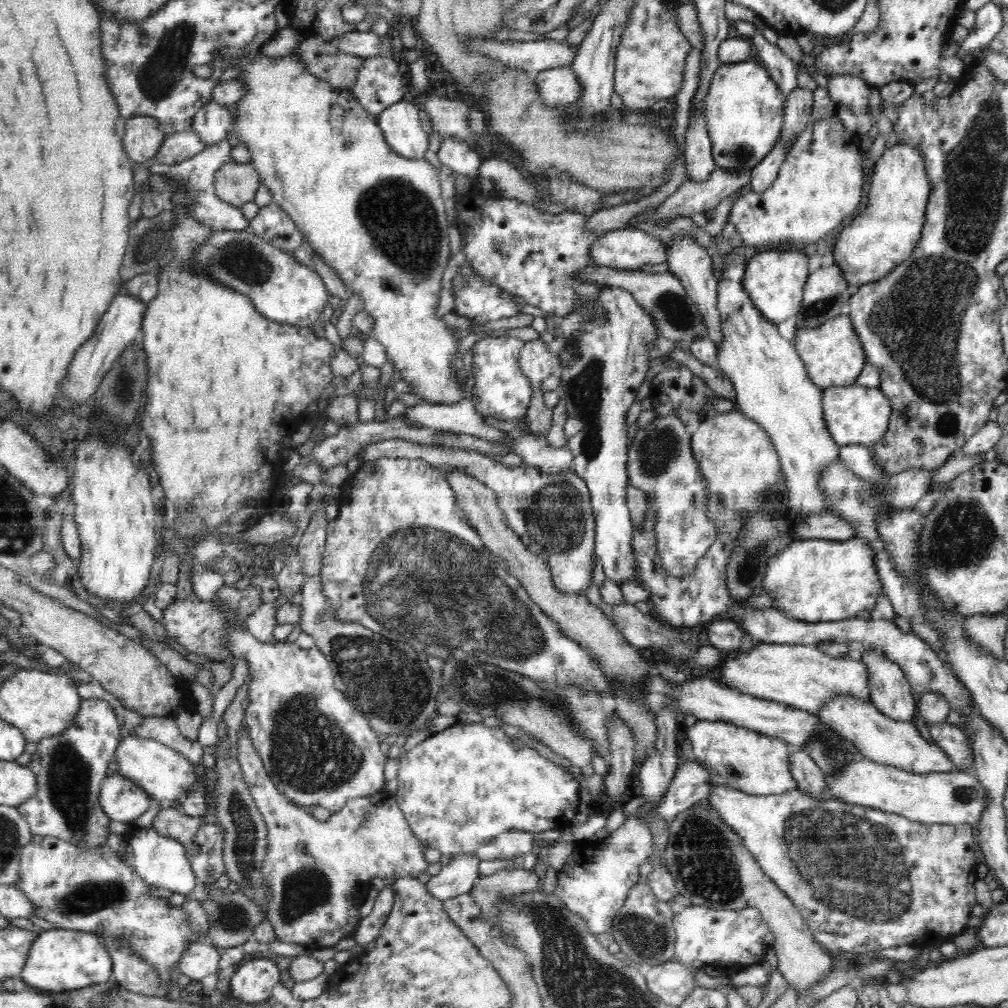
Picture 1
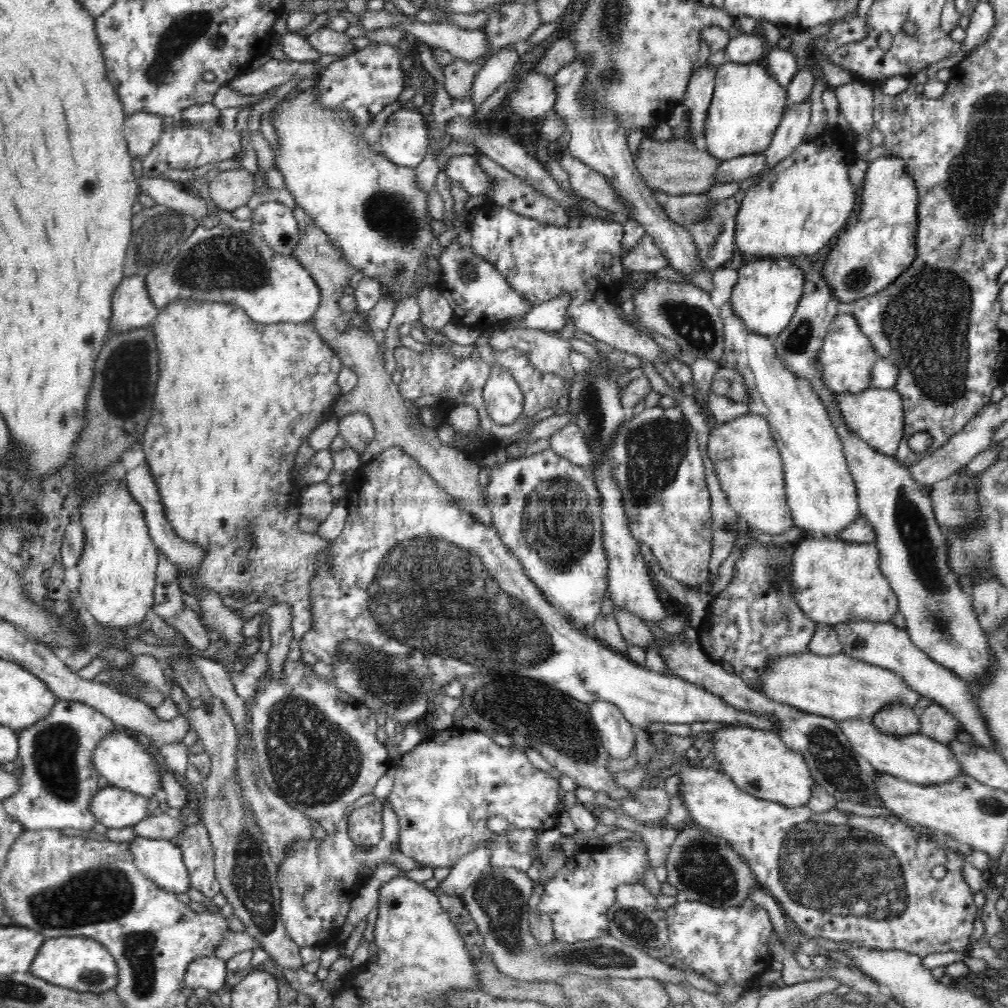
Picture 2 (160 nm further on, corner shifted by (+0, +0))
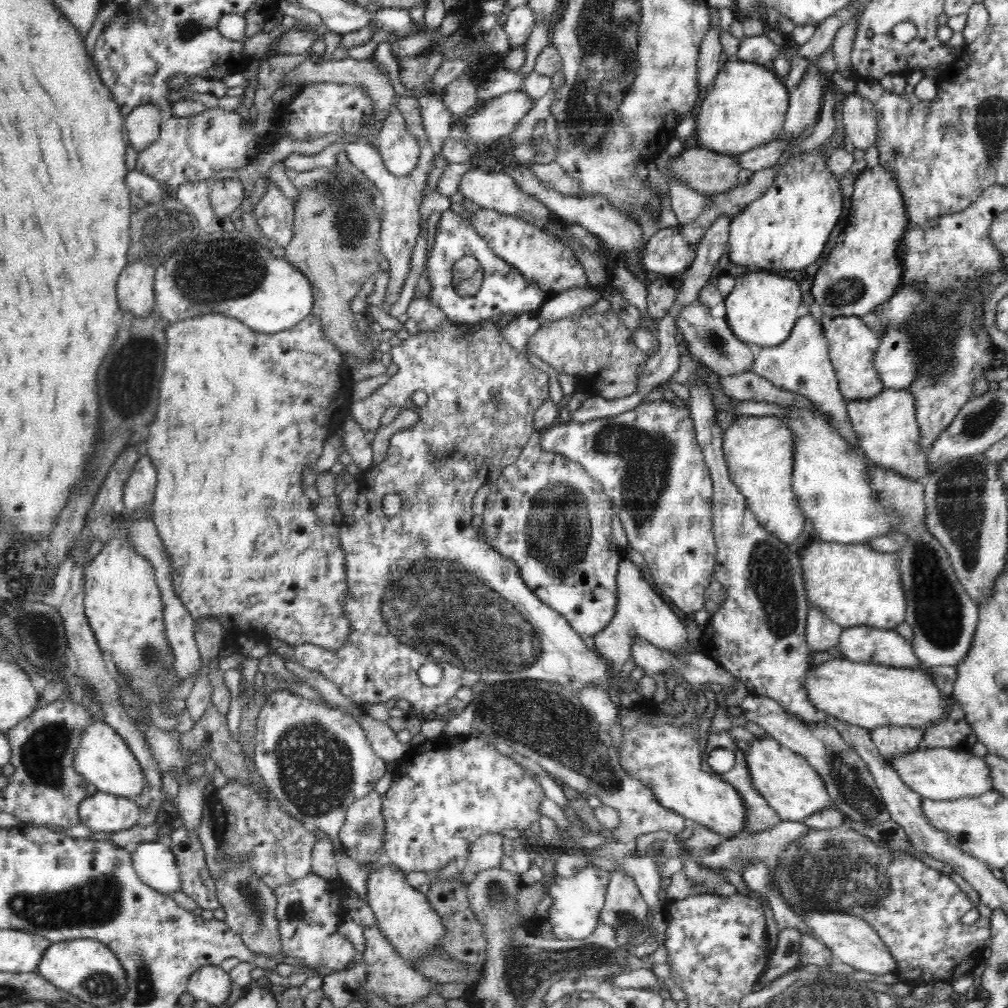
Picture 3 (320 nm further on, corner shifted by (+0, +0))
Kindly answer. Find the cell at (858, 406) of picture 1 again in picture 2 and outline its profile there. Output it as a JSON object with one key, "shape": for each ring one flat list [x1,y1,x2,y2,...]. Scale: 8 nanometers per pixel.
{"shape":[[870,387,858,394,835,394,836,405,842,413,844,423,864,442,870,445,876,452,894,457,898,452,898,446,904,437,904,409,902,409,902,397,896,389,879,389]]}

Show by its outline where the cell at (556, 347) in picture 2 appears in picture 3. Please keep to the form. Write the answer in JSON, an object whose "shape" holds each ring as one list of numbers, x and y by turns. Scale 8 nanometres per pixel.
{"shape":[[588,307,574,312,568,318,556,320,556,322,541,322,540,329,528,341,527,348,558,373,574,376,577,390,583,386,583,389,591,390,590,396,622,398,636,392,639,368,650,359,631,340,631,334,632,332,624,325,622,320,617,318,613,311,596,313]]}

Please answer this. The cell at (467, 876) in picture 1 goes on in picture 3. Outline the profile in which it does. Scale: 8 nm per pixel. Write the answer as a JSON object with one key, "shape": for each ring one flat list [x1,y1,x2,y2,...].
{"shape":[[484,834,470,846,467,859,461,861,460,872,456,877,460,882,469,883,477,872,500,867,503,858,503,836]]}

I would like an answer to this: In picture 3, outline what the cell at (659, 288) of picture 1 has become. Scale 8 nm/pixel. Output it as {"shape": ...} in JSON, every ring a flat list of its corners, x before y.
{"shape":[[696,300,677,319,678,336,683,337,684,346,690,349,688,354,712,369,718,378,736,377,743,373,750,373,755,360,752,351,743,341,734,337,726,318,713,318,710,311,710,307,698,303]]}

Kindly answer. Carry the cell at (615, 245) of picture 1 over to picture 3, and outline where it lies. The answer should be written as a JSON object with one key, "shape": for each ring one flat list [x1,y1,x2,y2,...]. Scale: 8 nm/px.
{"shape":[[667,227,655,232,645,242,640,264,645,271,672,276,686,272,697,255,696,245,690,245,677,227]]}

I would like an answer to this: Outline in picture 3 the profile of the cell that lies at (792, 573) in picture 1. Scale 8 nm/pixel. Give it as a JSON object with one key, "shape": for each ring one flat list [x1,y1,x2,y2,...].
{"shape":[[814,540,799,551,803,570,804,588,808,593,808,604,820,607,822,613,844,629,853,626,870,626,884,630,895,630,905,622,906,599,902,589,898,555,878,552,868,543,842,544]]}

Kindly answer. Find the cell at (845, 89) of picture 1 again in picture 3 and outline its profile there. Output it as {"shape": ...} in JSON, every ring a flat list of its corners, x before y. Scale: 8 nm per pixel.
{"shape":[[848,93,842,102,845,132,854,148,866,151,877,144,878,115,874,106,864,96]]}

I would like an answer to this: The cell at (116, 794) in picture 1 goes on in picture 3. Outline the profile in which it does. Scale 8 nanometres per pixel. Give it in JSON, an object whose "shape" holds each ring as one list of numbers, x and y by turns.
{"shape":[[97,791,80,804,78,815,92,832,115,833,137,825,140,811,133,798]]}

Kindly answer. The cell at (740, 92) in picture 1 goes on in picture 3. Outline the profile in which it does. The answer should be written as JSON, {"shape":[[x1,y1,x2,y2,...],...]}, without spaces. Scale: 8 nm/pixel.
{"shape":[[740,59,727,61,713,83,707,86,700,111,694,113,697,126,694,137,698,137,700,146,731,156,780,139,789,106,789,91,770,66]]}

